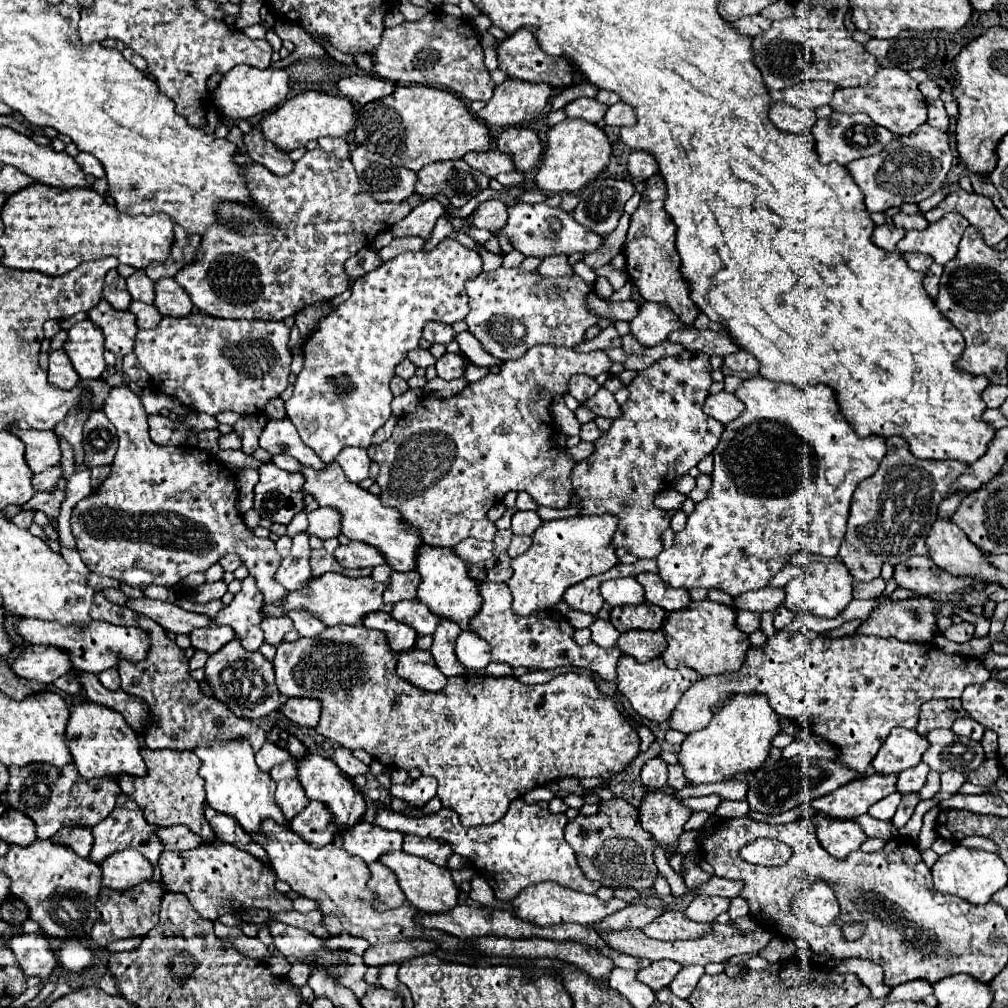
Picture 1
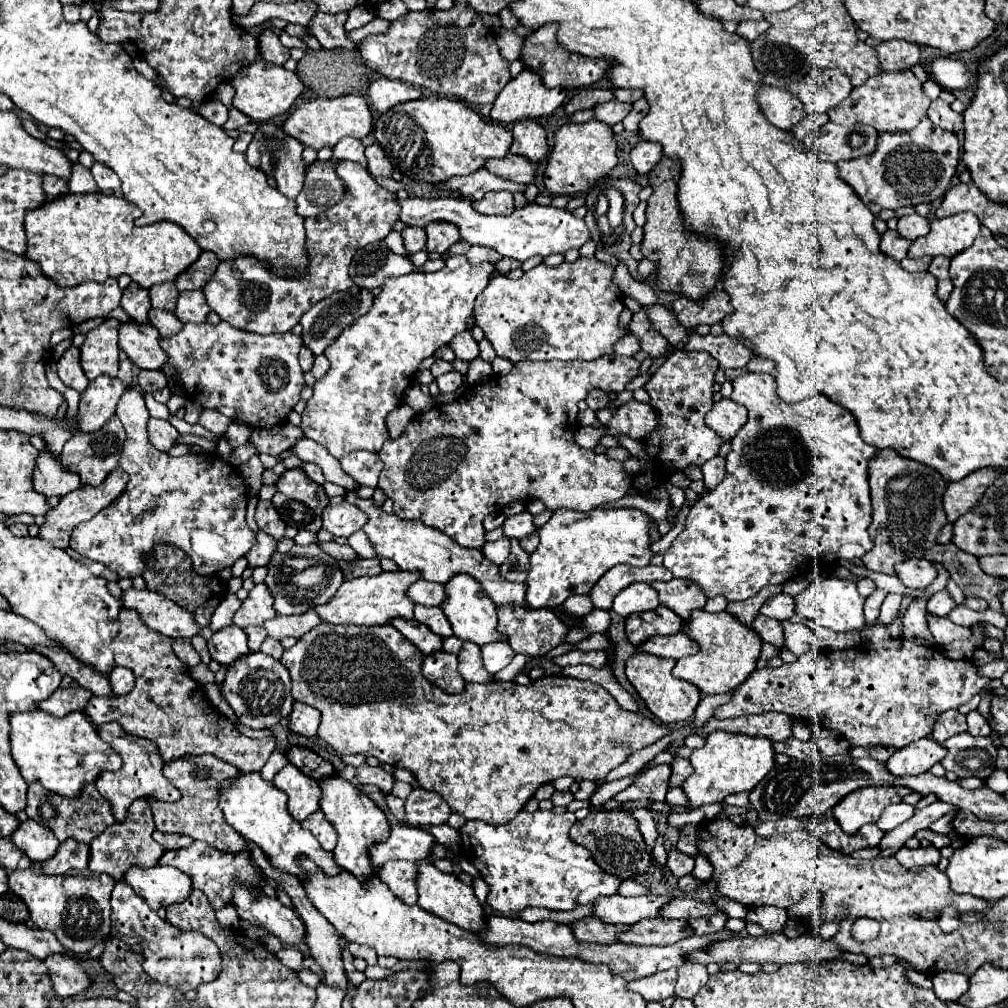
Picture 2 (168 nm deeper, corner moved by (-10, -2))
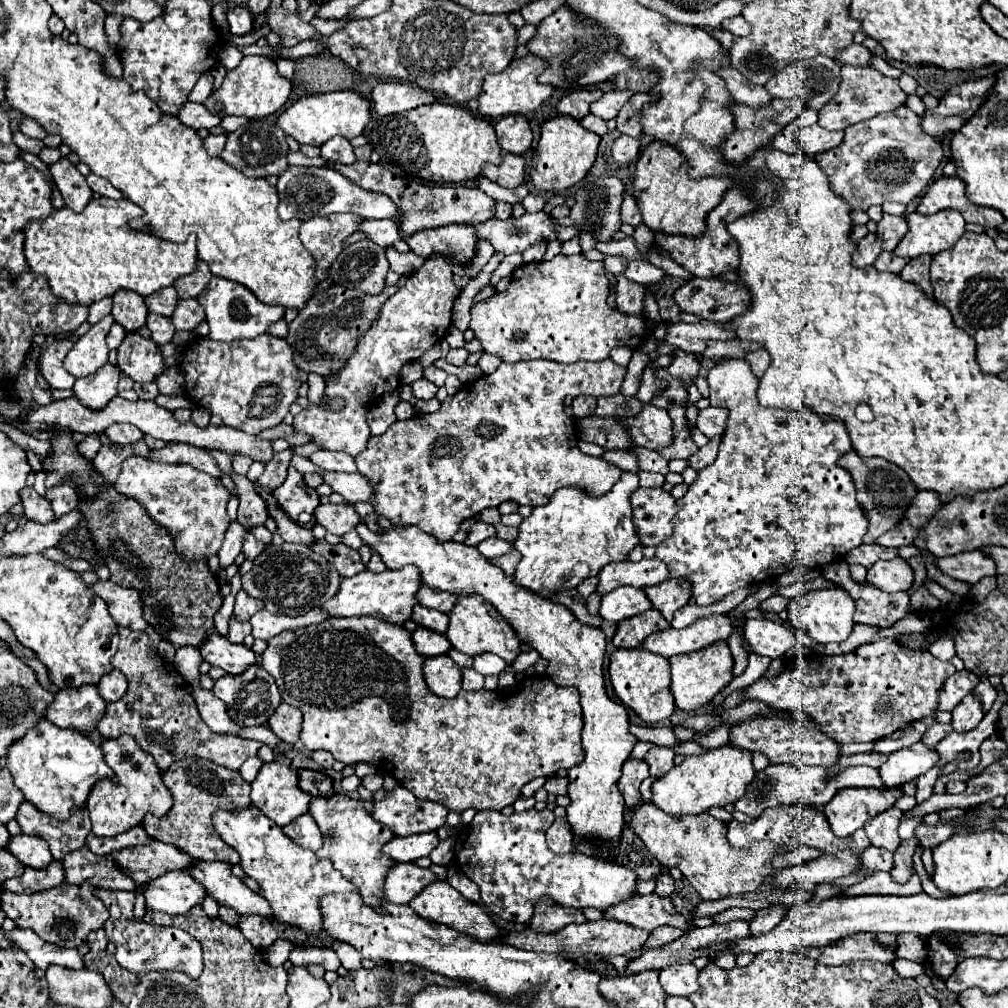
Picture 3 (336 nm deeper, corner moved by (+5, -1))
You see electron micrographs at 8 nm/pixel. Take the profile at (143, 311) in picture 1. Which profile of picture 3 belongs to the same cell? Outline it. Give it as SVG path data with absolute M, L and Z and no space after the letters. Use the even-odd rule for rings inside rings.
M149 314L147 318L147 328L151 330L151 338L157 342L157 344L169 344L173 340L173 334L175 334L175 326L171 322L171 318L165 318L161 314Z

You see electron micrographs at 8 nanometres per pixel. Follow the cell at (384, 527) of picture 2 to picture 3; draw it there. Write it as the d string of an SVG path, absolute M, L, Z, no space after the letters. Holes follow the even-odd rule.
M365 522L357 528L363 542L375 550L389 570L399 570L407 564L413 564L421 570L421 580L429 588L445 590L455 596L471 596L479 594L489 600L497 612L519 632L519 640L529 644L531 650L539 652L543 660L547 660L545 674L557 686L575 686L581 694L583 706L583 752L585 758L581 764L573 766L567 772L571 804L567 806L567 822L573 826L573 834L577 838L589 838L597 844L597 858L609 860L615 856L615 848L619 846L619 838L625 826L623 812L625 802L621 792L617 790L617 780L621 776L621 766L629 758L637 738L629 732L627 710L611 700L605 692L603 678L603 654L605 654L605 634L601 628L589 628L579 624L573 614L561 606L553 604L547 598L533 594L515 584L513 576L507 576L499 566L493 566L487 558L479 554L477 548L459 544L459 542L437 542L417 526L385 530L383 534L371 532ZM559 666L575 666L575 678L563 680L557 676Z

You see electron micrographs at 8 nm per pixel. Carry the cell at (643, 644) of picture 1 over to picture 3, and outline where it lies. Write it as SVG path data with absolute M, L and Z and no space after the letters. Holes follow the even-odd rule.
M711 614L683 630L669 628L665 632L655 632L643 642L643 648L661 654L665 658L695 652L705 646L711 646L713 642L727 640L729 634L733 632L729 626L731 624L725 614Z

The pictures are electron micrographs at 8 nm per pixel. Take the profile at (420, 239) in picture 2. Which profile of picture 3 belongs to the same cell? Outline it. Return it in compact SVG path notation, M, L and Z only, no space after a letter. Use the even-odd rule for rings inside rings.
M363 220L359 232L367 234L367 238L383 248L389 248L393 242L401 240L397 224L393 220Z

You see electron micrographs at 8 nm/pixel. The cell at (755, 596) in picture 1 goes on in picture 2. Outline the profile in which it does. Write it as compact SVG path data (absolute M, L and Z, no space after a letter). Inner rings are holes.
M778 593L774 597L770 597L762 607L760 613L766 617L774 617L778 621L782 619L790 619L794 615L794 597L786 595L786 593Z

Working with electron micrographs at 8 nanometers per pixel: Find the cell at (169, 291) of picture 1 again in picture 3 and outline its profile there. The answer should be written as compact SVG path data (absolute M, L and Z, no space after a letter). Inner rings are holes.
M179 300L171 320L177 330L195 330L195 326L205 320L205 310L201 310L201 304L195 300Z

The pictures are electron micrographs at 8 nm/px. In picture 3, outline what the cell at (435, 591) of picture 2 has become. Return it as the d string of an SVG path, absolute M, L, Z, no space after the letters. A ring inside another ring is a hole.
M423 586L417 592L417 600L421 602L421 606L425 608L435 608L439 612L449 614L449 610L453 610L453 606L457 604L457 596L449 594L449 592L441 592L441 590L433 590L429 586Z

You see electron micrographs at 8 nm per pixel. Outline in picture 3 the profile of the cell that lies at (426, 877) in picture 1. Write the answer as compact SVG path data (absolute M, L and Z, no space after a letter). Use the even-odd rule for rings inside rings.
M433 882L429 884L421 894L417 894L409 906L425 920L435 922L435 924L445 924L453 930L457 930L459 934L467 934L471 938L477 938L479 942L491 942L493 938L497 938L499 934L499 926L491 920L491 916L481 908L481 904L469 902L465 900L451 884L447 882Z

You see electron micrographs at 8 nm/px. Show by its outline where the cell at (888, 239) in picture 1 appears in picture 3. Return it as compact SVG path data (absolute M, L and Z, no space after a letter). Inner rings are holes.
M867 234L863 240L857 242L855 254L853 254L853 266L865 268L875 262L875 258L881 254L881 242L875 234Z

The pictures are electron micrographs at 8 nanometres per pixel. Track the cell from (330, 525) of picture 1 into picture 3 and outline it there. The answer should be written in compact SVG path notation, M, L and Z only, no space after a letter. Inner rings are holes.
M331 502L321 504L315 510L315 518L317 518L317 524L325 526L327 532L337 536L351 532L361 522L361 516L355 512L351 504L331 504Z

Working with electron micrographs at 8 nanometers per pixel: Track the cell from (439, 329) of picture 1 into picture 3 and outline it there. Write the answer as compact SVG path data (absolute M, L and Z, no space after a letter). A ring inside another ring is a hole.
M453 348L447 354L447 362L449 364L455 364L455 366L463 366L465 360L467 360L467 356L469 356L469 352L465 348Z

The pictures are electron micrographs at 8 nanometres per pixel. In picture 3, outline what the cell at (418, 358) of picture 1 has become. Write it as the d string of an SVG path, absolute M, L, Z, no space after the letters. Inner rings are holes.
M429 366L429 368L425 368L423 378L427 378L429 382L433 382L435 386L443 386L445 384L445 378L447 378L447 372L443 372L443 370L435 368L435 366Z

